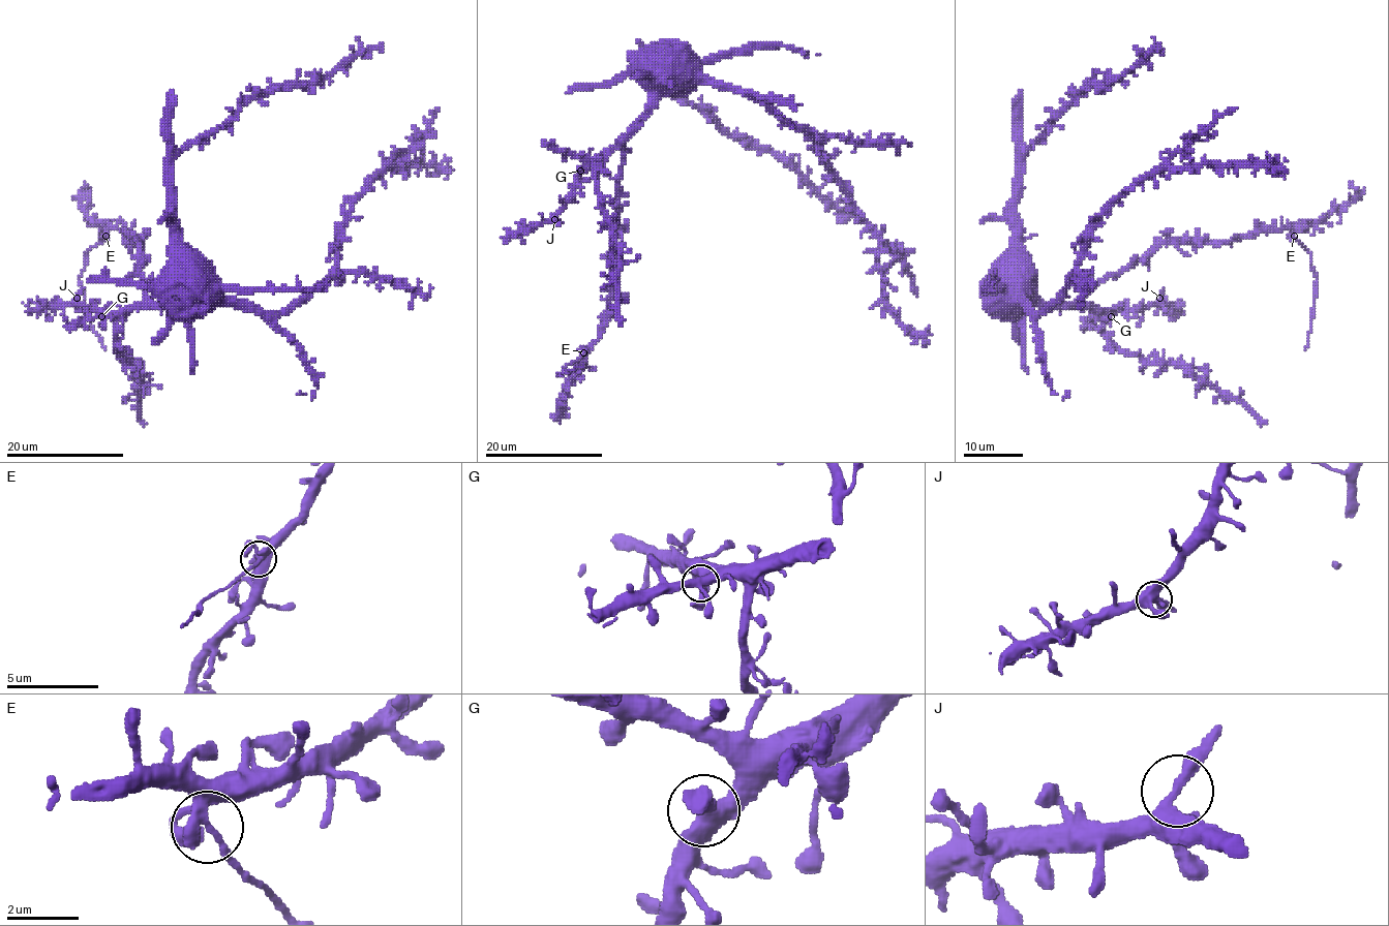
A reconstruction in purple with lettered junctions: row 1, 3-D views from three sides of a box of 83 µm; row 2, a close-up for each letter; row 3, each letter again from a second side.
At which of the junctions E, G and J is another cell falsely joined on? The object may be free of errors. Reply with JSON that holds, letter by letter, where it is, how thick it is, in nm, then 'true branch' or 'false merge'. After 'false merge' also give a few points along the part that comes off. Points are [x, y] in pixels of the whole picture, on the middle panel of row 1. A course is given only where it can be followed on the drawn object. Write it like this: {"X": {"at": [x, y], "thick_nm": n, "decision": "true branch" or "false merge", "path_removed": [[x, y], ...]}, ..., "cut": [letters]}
{"E": {"at": [583, 352], "thick_nm": 280, "decision": "false merge", "path_removed": [[584, 353], [557, 375], [584, 365]]}, "G": {"at": [580, 171], "thick_nm": 320, "decision": "true branch"}, "J": {"at": [554, 219], "thick_nm": 300, "decision": "true branch"}, "cut": ["E"]}

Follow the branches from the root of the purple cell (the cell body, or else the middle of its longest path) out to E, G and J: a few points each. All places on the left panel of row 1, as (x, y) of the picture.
E: (205, 301), (154, 303), (147, 296), (142, 275), (142, 244), (133, 243), (128, 232), (111, 229), (106, 236)
G: (205, 301), (137, 305), (125, 311), (108, 311), (101, 316)
J: (205, 301), (91, 311), (82, 306), (77, 298)

